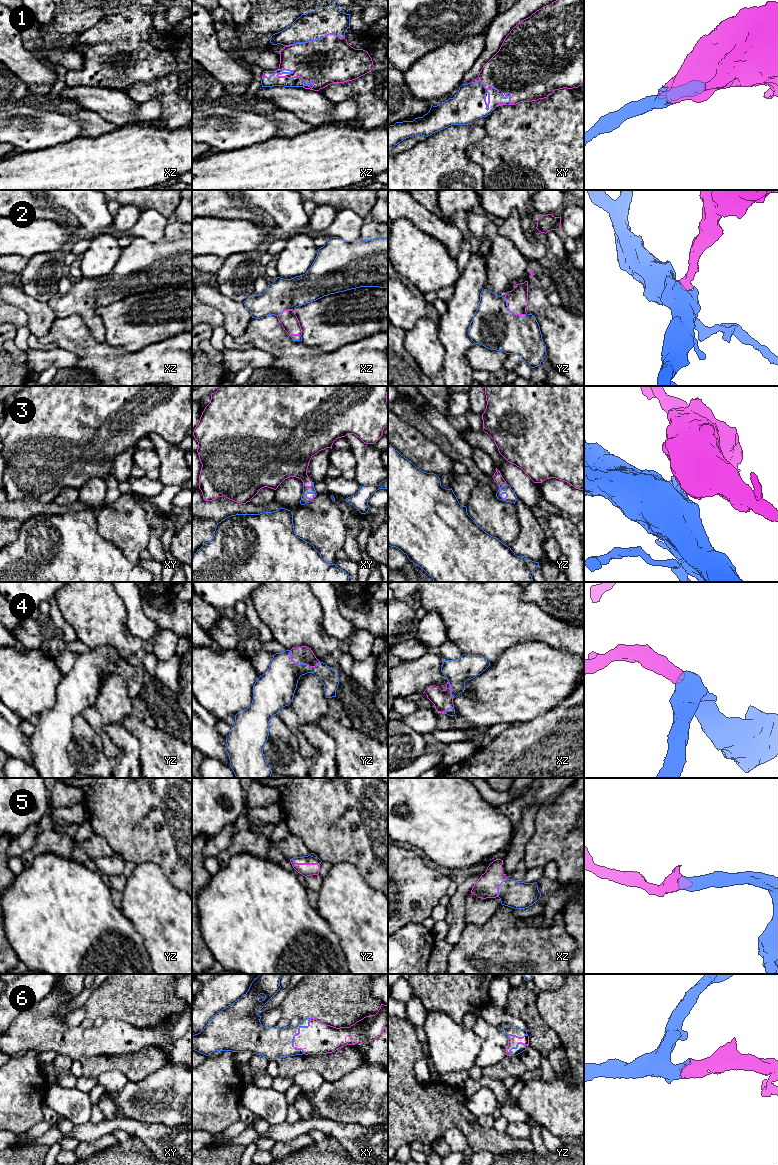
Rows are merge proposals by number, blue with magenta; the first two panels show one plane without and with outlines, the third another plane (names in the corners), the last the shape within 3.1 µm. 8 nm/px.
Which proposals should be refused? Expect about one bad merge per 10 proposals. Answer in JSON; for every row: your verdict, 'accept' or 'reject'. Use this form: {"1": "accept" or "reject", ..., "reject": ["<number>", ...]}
{"1": "accept", "2": "accept", "3": "accept", "4": "accept", "5": "accept", "6": "accept", "reject": []}

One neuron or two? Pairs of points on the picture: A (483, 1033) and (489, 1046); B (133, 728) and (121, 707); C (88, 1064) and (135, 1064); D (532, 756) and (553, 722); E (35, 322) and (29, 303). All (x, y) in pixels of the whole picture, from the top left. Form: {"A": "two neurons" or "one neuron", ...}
{"A": "one neuron", "B": "two neurons", "C": "one neuron", "D": "one neuron", "E": "one neuron"}

